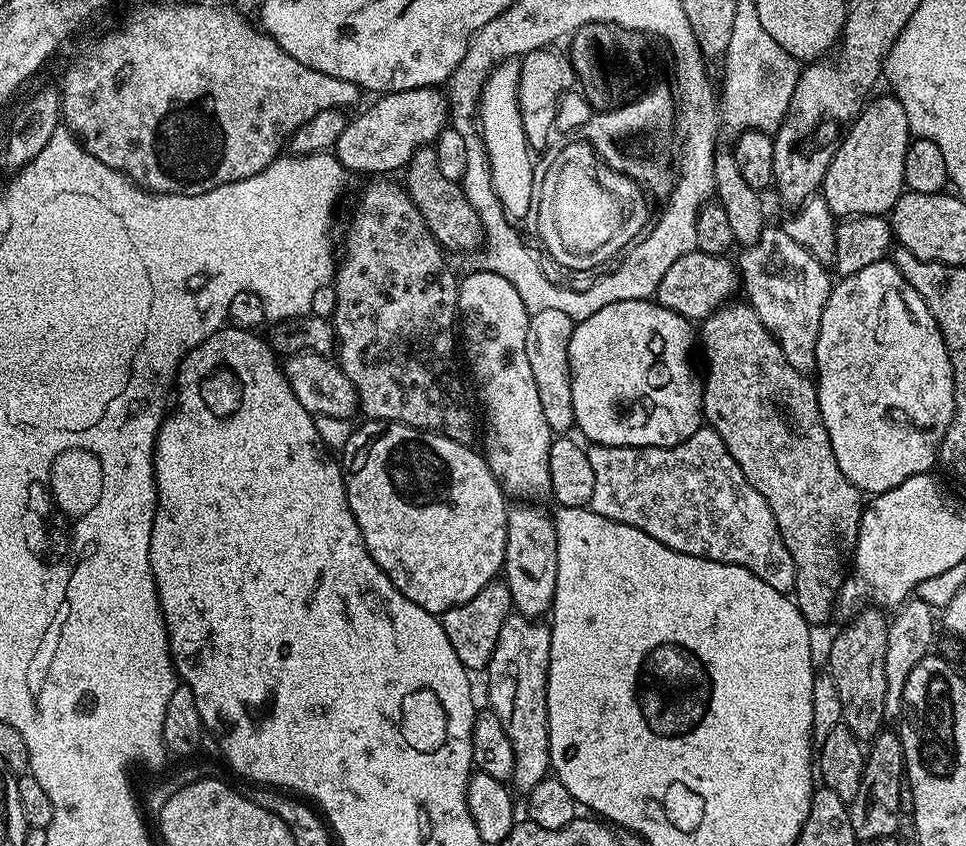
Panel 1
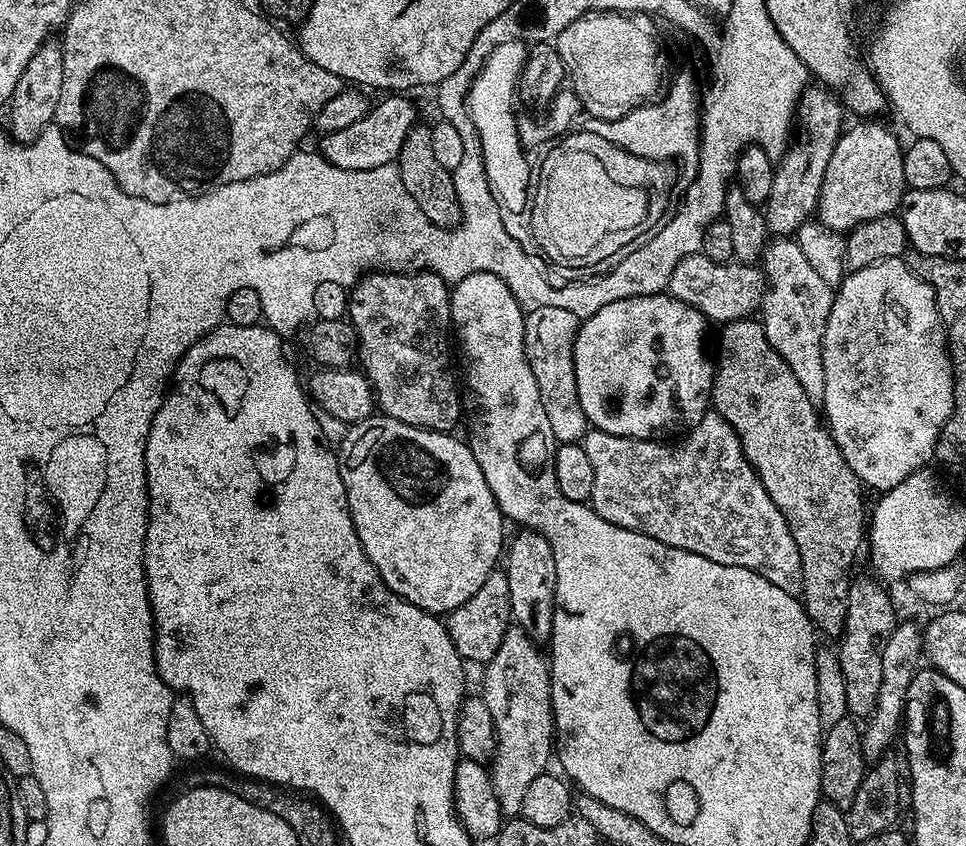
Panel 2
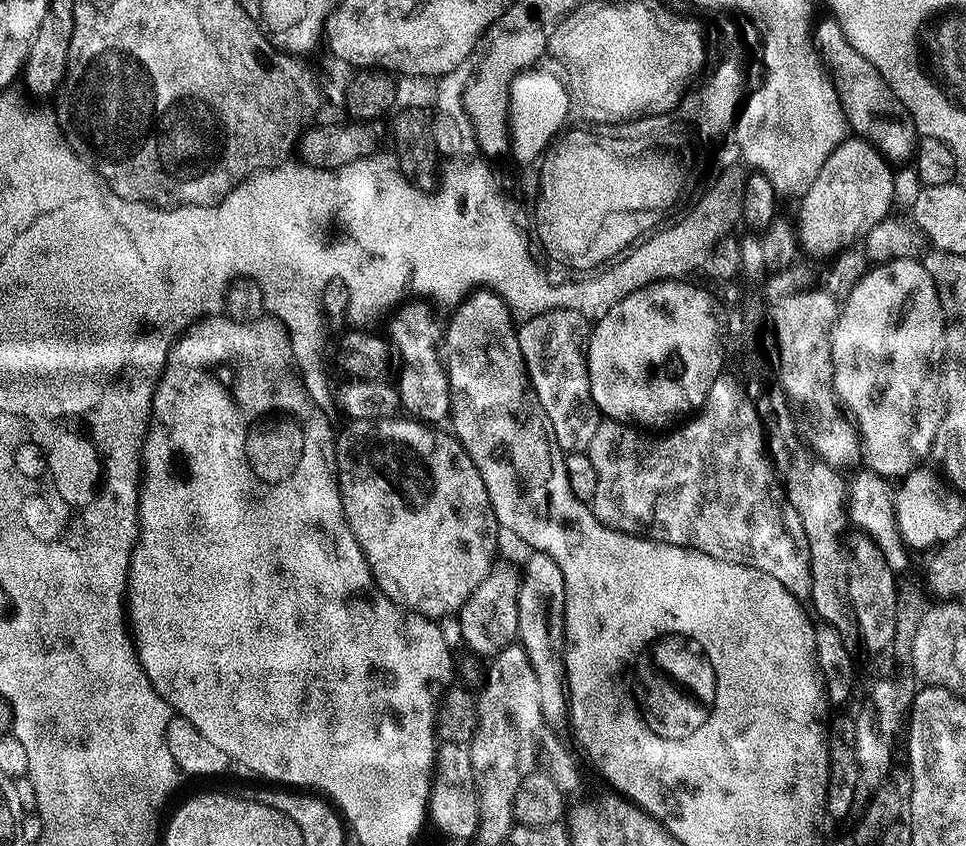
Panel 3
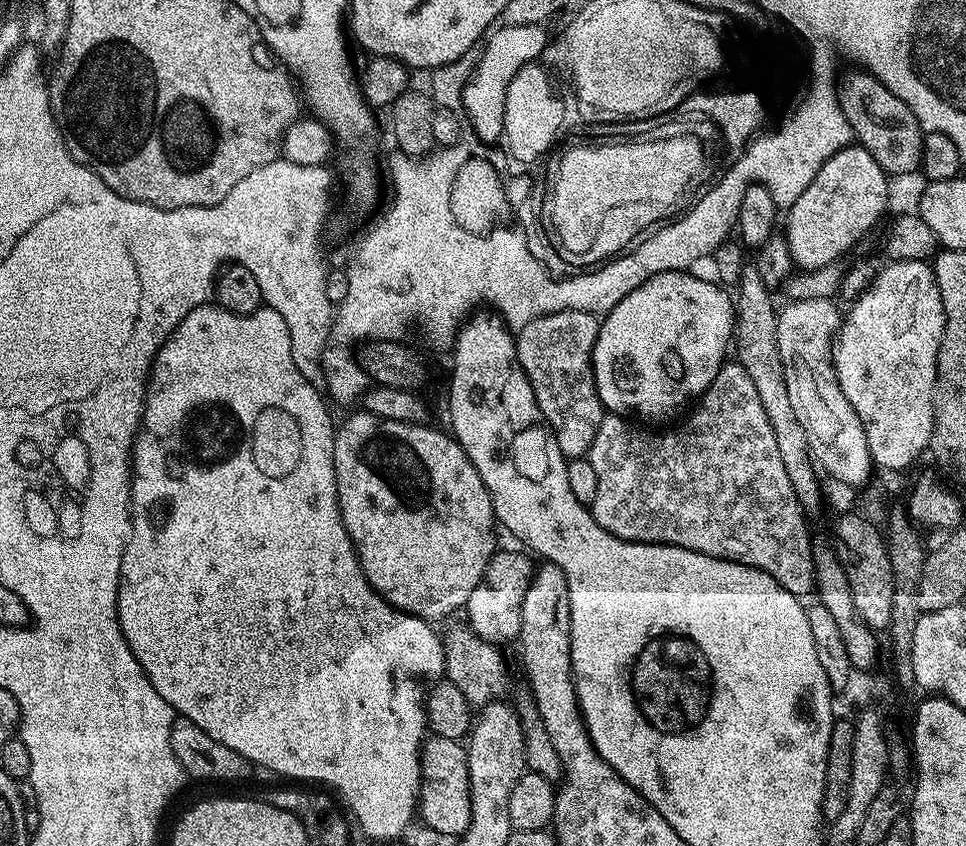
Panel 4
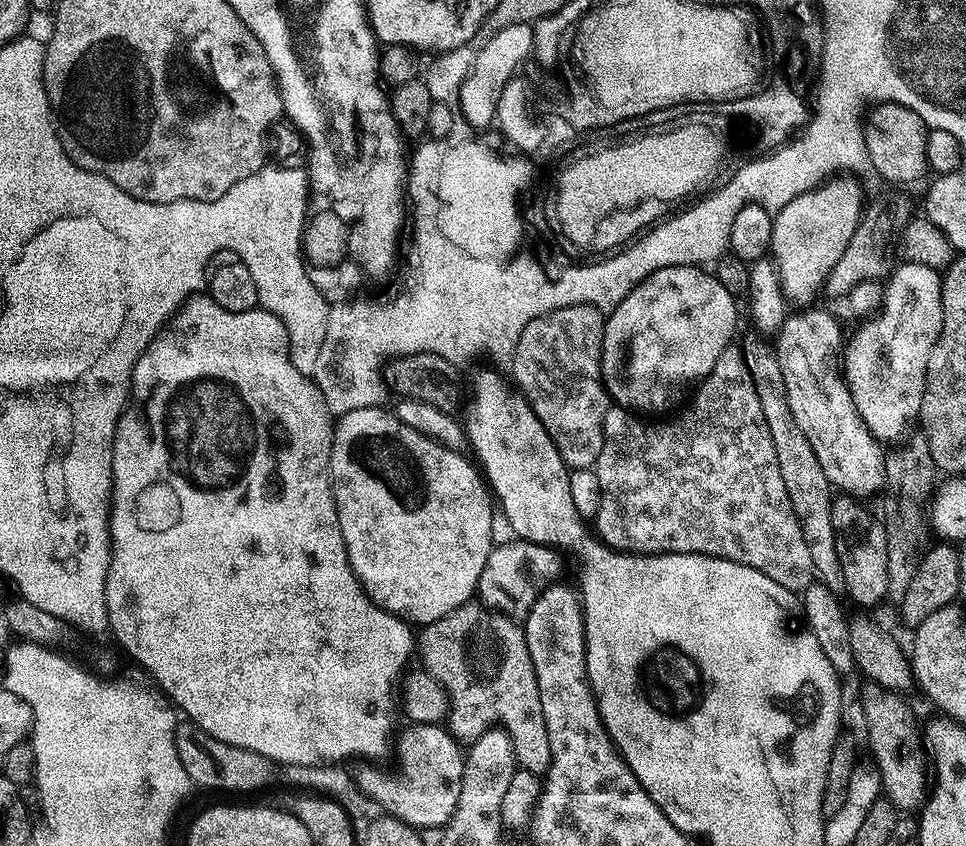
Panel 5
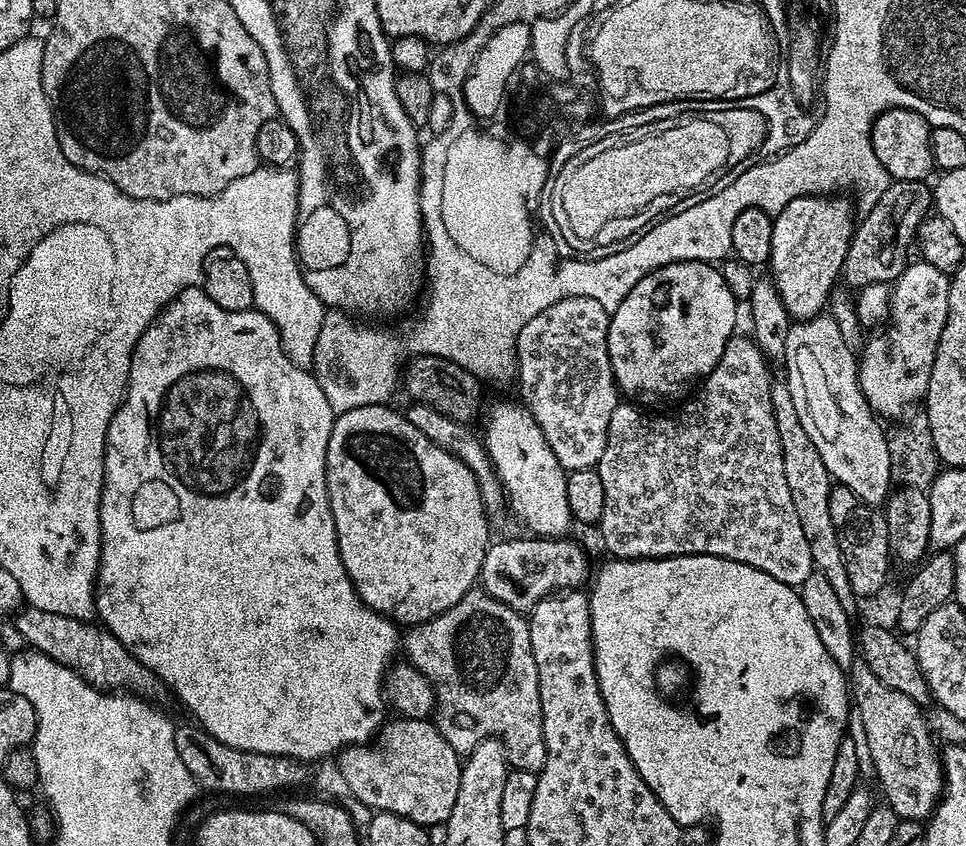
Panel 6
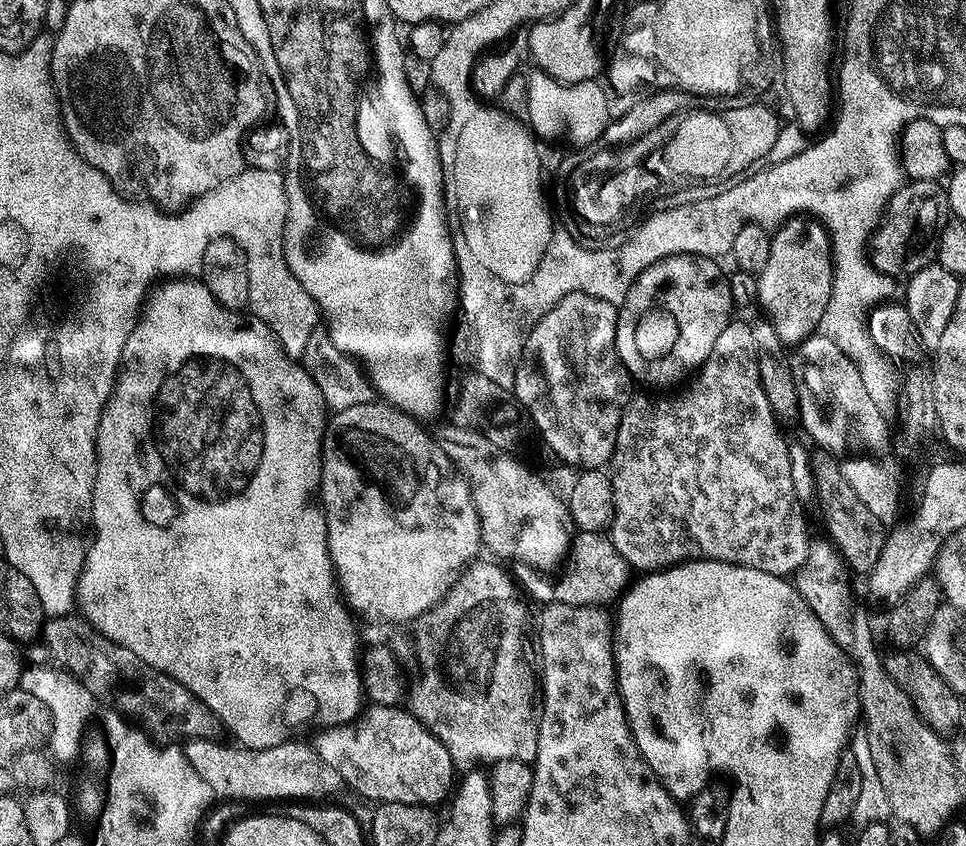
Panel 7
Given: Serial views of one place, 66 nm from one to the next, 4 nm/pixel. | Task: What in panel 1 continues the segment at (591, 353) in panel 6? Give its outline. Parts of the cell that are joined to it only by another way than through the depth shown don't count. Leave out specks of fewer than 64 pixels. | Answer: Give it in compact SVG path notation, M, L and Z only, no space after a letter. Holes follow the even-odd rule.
M538 310L531 313L528 317L528 329L526 330L526 362L530 362L530 370L534 373L534 386L538 386L538 399L542 402L542 414L546 414L546 422L552 427L553 433L556 434L568 434L573 431L576 419L572 411L574 410L574 394L572 393L572 379L570 378L570 362L568 361L568 355L570 354L570 338L572 337L572 329L574 327L574 321L571 320L566 314L562 314L562 310Z

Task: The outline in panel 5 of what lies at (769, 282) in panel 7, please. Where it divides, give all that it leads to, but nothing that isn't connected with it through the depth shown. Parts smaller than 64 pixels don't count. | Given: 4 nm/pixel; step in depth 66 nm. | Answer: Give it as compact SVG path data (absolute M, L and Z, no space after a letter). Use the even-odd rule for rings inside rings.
M833 175L831 178L819 184L817 188L811 188L808 192L798 194L794 202L786 202L780 212L775 213L772 222L772 246L771 255L780 270L781 286L784 295L796 306L808 306L816 295L820 296L824 282L830 270L838 263L838 258L846 251L846 246L850 243L850 238L854 235L854 230L858 229L861 216L866 207L864 192L860 189L860 184L852 176Z

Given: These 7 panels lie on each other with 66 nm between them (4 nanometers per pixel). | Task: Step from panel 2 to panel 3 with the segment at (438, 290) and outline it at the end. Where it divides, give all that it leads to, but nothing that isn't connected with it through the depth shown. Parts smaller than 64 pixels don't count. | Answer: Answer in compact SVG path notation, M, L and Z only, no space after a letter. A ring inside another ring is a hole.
M423 299L411 301L409 308L400 308L396 312L396 321L392 324L391 347L395 355L400 355L404 369L400 372L400 402L405 409L409 408L415 419L429 425L440 426L449 419L452 403L450 402L450 386L448 370L442 359L442 352L436 349L436 343L442 340L442 324L436 321L432 313L433 305ZM429 304L429 305L428 305ZM432 307L432 308L431 308Z

